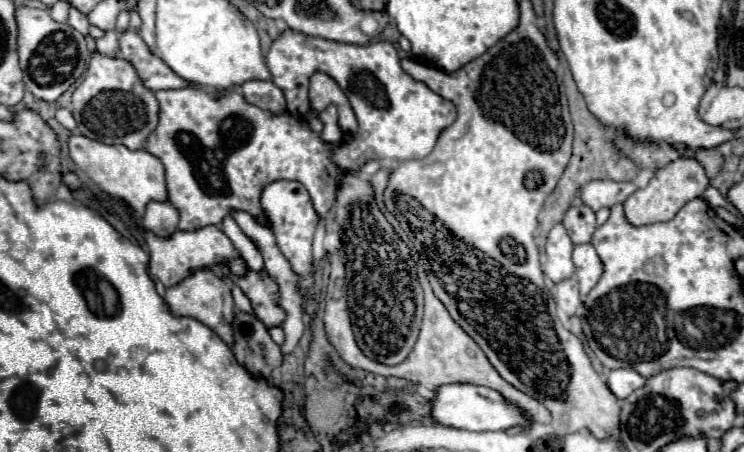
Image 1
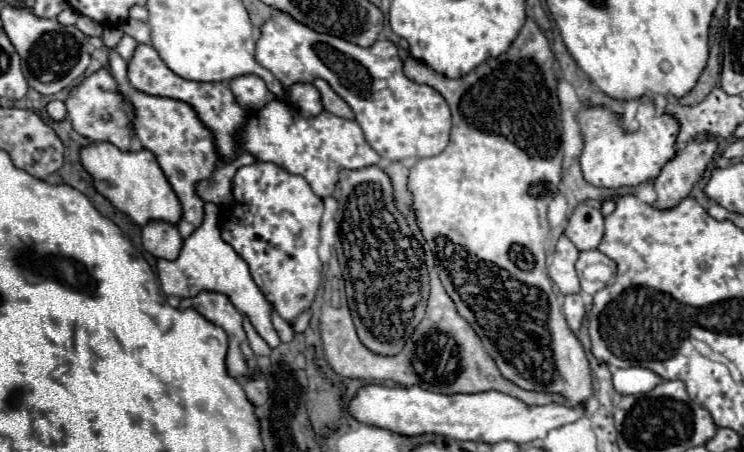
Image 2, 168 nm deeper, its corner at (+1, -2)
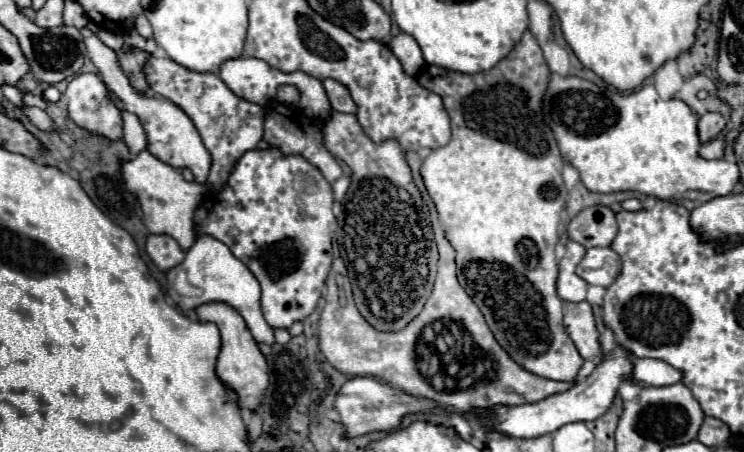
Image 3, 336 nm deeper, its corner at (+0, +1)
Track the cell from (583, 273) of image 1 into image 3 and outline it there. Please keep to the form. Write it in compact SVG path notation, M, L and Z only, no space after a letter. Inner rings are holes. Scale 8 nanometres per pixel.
M592 247L586 251L576 273L590 285L608 287L620 273L620 255L610 247Z

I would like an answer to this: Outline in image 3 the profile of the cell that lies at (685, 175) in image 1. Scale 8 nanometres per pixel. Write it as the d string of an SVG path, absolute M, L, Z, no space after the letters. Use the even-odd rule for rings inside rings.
M704 113L698 119L698 137L700 137L700 143L708 143L708 141L716 139L722 133L724 127L726 127L726 119L720 113Z

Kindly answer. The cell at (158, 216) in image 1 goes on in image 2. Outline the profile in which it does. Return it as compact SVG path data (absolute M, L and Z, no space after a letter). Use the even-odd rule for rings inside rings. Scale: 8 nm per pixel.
M149 222L143 228L141 238L143 238L143 248L151 256L163 260L175 260L183 246L179 230L169 222Z

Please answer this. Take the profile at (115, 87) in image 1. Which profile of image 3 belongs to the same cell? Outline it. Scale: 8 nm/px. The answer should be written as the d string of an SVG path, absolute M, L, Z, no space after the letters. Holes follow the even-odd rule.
M96 73L76 75L68 83L68 89L64 91L64 99L68 101L68 115L70 115L70 119L78 127L82 127L82 129L86 129L86 131L90 131L90 133L94 133L98 137L110 139L110 141L120 141L122 139L122 117L120 117L120 109L110 99L108 87L100 79L100 75L96 75Z

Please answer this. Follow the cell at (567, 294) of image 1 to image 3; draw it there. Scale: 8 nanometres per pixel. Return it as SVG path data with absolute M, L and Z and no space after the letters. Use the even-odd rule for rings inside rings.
M588 301L564 303L564 327L584 359L600 355L598 331Z

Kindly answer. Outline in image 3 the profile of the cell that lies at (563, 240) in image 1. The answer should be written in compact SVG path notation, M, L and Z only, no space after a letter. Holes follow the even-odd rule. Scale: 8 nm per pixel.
M568 239L566 255L560 261L560 275L558 275L558 283L556 283L558 297L562 301L584 301L586 299L588 283L576 275L576 265L584 257L584 253L586 253L586 249L580 243Z

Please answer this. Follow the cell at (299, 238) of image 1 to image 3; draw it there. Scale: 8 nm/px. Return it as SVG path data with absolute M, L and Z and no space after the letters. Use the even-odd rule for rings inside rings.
M278 149L248 151L232 169L226 187L210 195L194 215L196 233L208 233L226 243L258 279L262 287L262 311L274 329L290 329L294 321L306 319L318 305L324 281L332 265L332 185L300 155L282 155ZM236 229L236 235L230 231Z

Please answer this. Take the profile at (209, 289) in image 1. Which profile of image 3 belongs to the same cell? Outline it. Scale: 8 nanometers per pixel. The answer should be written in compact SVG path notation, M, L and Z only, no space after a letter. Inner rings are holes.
M204 303L204 305L196 307L194 311L200 321L212 321L220 329L222 349L220 349L218 363L216 363L216 375L220 377L220 381L224 385L228 385L230 389L234 389L238 393L242 407L256 409L256 405L260 403L262 391L268 387L268 363L266 363L264 355L260 353L258 343L250 335L242 315L226 303Z

